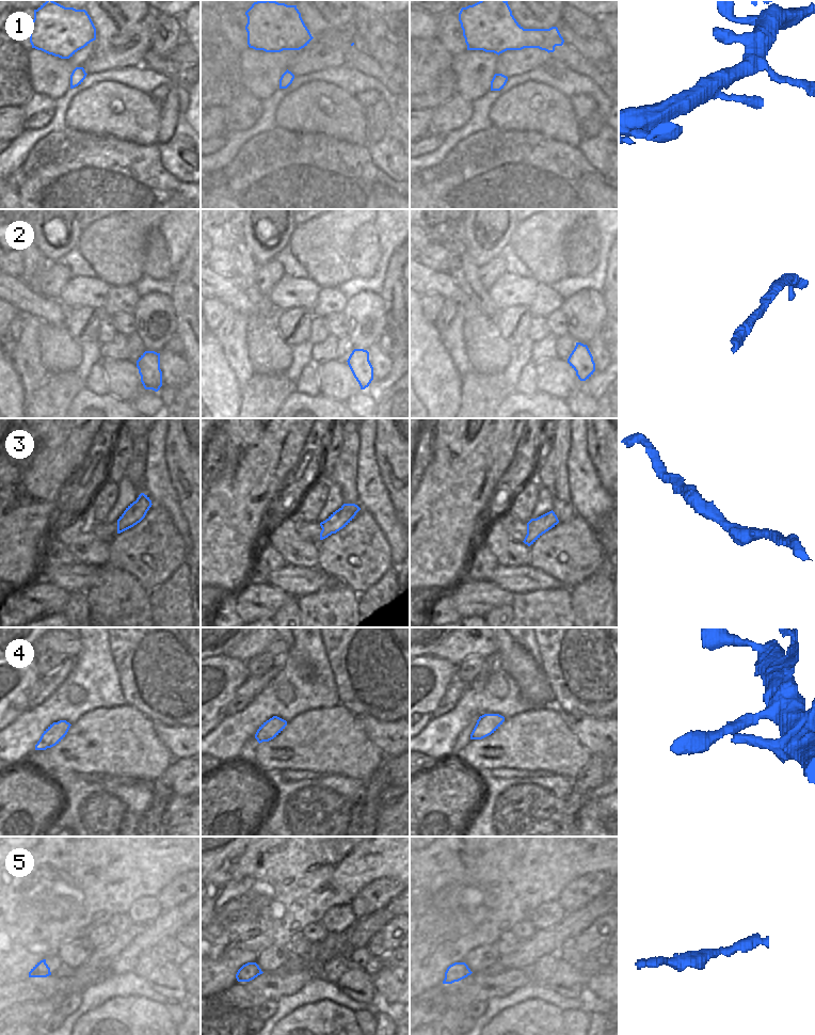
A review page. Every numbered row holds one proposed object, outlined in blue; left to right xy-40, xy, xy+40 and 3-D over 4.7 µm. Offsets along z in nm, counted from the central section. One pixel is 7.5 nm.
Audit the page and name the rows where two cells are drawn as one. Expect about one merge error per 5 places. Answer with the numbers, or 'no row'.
no row

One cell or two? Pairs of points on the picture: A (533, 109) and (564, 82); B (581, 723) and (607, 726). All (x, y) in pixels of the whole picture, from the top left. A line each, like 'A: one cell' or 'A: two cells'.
A: two cells
B: one cell

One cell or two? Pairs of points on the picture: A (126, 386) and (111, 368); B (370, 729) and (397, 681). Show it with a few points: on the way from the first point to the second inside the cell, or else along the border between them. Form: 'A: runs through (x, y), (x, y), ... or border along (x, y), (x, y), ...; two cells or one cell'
A: runs through (124, 382), (115, 372); one cell
B: border along (357, 715), (370, 715), (384, 721), (398, 720); two cells

